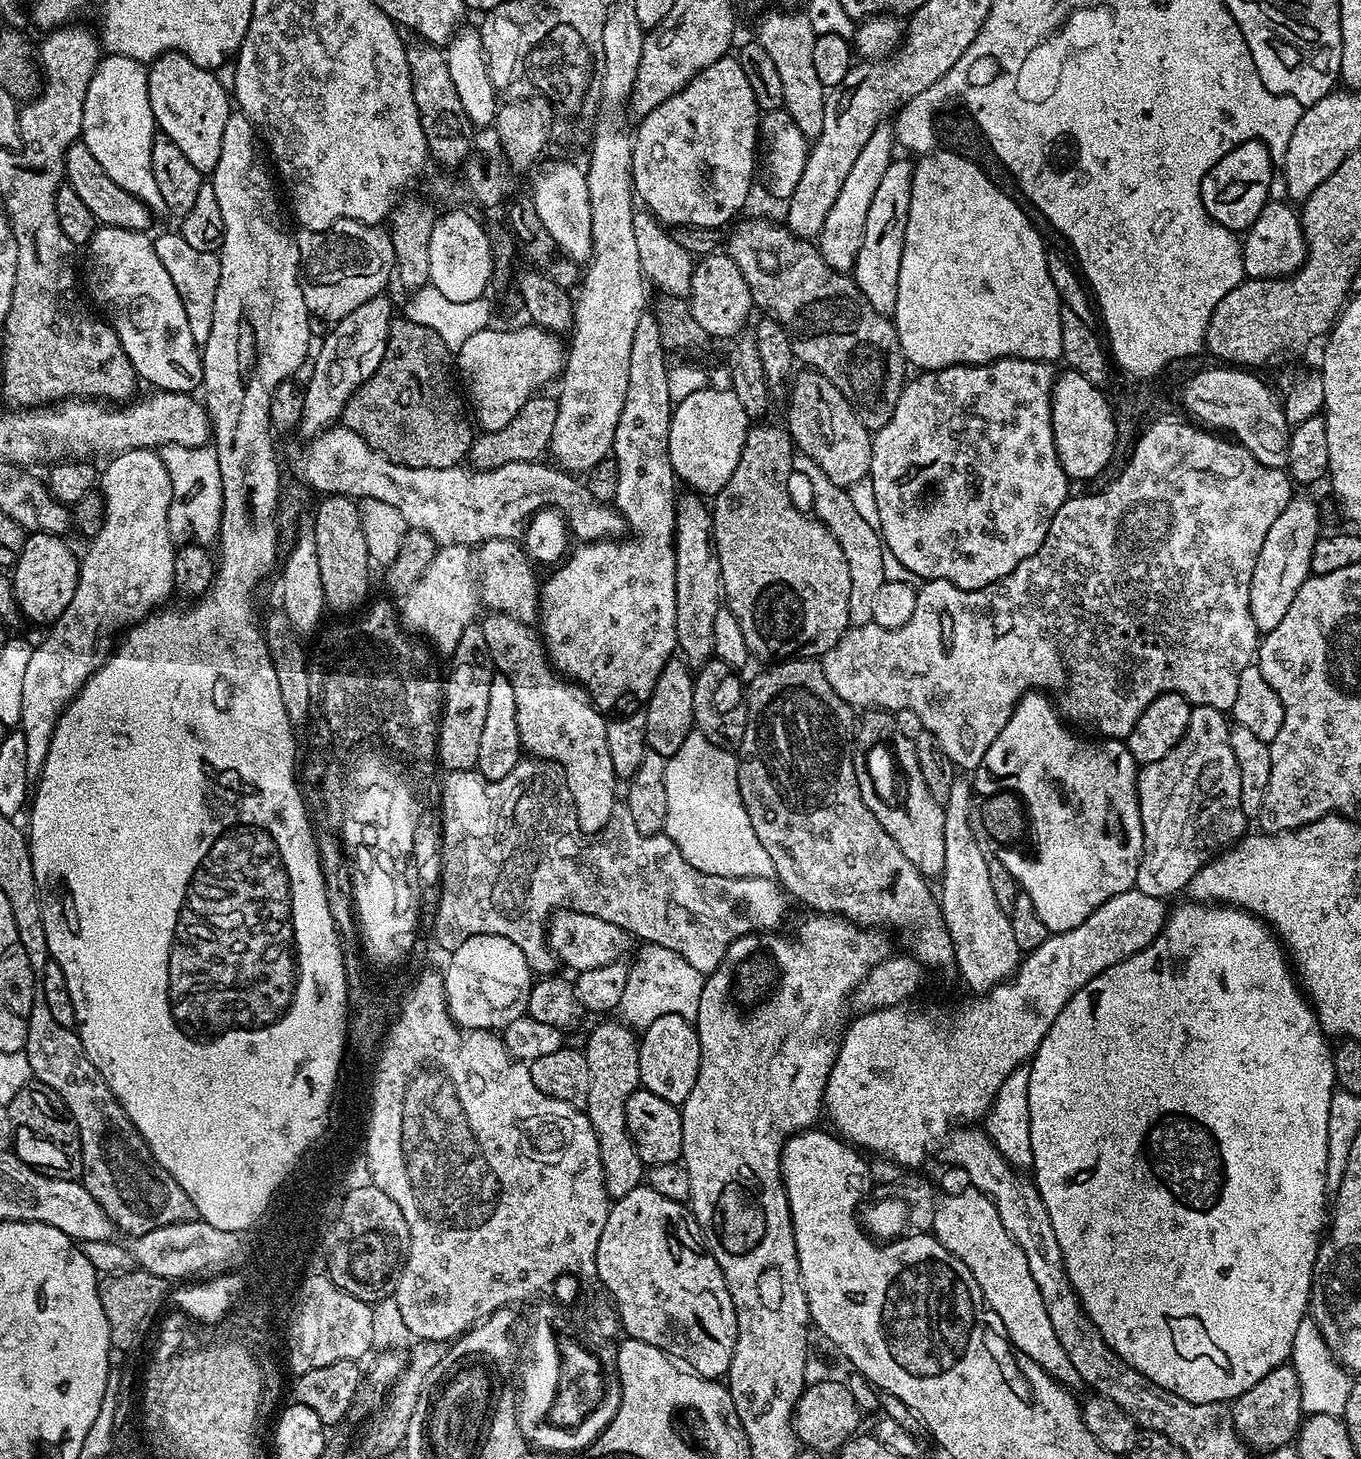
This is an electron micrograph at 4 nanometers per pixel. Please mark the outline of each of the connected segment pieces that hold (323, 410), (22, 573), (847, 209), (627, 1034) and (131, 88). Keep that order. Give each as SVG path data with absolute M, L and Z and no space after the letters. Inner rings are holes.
M381 294L362 302L358 310L350 310L346 318L335 321L328 332L328 337L319 344L311 361L312 373L304 384L304 405L302 418L298 425L305 437L311 438L333 427L343 417L346 402L360 389L362 382L378 370L388 345L388 331L394 319L392 304L387 295ZM316 356L316 361L315 360Z
M38 532L31 533L25 539L20 557L10 572L13 594L25 621L33 620L36 624L51 626L62 610L70 606L70 598L74 598L74 590L78 586L80 562L77 553L72 553L66 541L63 535Z
M881 126L870 134L870 142L862 146L858 158L850 174L846 174L846 182L842 182L842 190L838 190L838 199L830 206L830 214L826 214L826 222L818 237L820 256L835 272L851 273L856 266L858 250L862 246L862 234L866 230L866 213L870 211L870 201L878 187L886 166L894 159L894 132L891 127Z
M608 1018L588 1036L588 1045L582 1051L586 1066L590 1066L590 1094L586 1111L590 1126L598 1138L598 1150L602 1160L604 1189L613 1201L618 1201L630 1190L641 1187L646 1176L646 1165L638 1158L626 1126L626 1098L640 1087L638 1070L638 1036L627 1024L616 1018Z
M105 55L94 70L94 78L90 78L90 86L86 90L86 102L82 106L82 142L98 158L98 166L110 178L110 182L118 182L122 190L134 194L153 214L165 211L162 194L158 191L158 182L154 182L154 170L150 166L150 146L152 139L158 135L154 110L150 110L150 94L148 93L148 70L145 65L134 58Z

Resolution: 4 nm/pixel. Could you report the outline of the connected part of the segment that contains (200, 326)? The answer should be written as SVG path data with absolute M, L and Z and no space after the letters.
M179 231L164 232L154 239L154 250L162 266L174 281L174 290L178 290L180 304L186 309L186 319L190 326L190 335L198 345L205 345L212 339L214 330L214 298L218 294L218 278L220 277L220 258L217 253L206 250L193 250L180 236Z

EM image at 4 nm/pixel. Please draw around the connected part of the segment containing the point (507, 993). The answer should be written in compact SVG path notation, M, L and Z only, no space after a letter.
M474 934L462 942L447 957L448 969L443 969L448 1013L460 1028L502 1030L514 1018L528 1011L528 999L534 983L534 973L526 962L526 954L498 934Z

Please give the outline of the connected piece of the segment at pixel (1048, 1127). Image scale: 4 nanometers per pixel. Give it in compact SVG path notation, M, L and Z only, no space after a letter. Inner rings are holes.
M1187 902L1167 913L1163 930L1157 934L1138 954L1102 970L1066 1006L1062 1006L1062 1014L1054 1018L1054 1026L1042 1038L1036 1055L1030 1061L1030 1146L1032 1147L1031 1171L1036 1172L1034 1183L1040 1192L1042 1202L1046 1202L1046 1211L1050 1213L1050 1222L1054 1225L1054 1235L1058 1238L1058 1246L1062 1246L1062 1258L1066 1262L1066 1274L1078 1294L1080 1304L1086 1314L1098 1326L1102 1338L1122 1358L1129 1368L1138 1370L1150 1382L1162 1386L1162 1390L1170 1390L1182 1398L1195 1404L1224 1404L1237 1400L1243 1392L1250 1390L1254 1382L1266 1378L1270 1370L1281 1368L1289 1363L1294 1334L1298 1334L1298 1326L1306 1318L1312 1298L1312 1271L1316 1265L1316 1255L1320 1249L1320 1242L1326 1232L1326 1205L1330 1200L1328 1183L1326 1182L1326 1138L1330 1126L1330 1098L1337 1087L1336 1071L1334 1070L1333 1049L1328 1048L1329 1037L1316 1019L1316 1013L1306 999L1293 969L1290 967L1289 957L1283 944L1280 943L1275 932L1258 916L1244 912L1240 908L1233 908L1222 904L1205 904L1203 902Z

